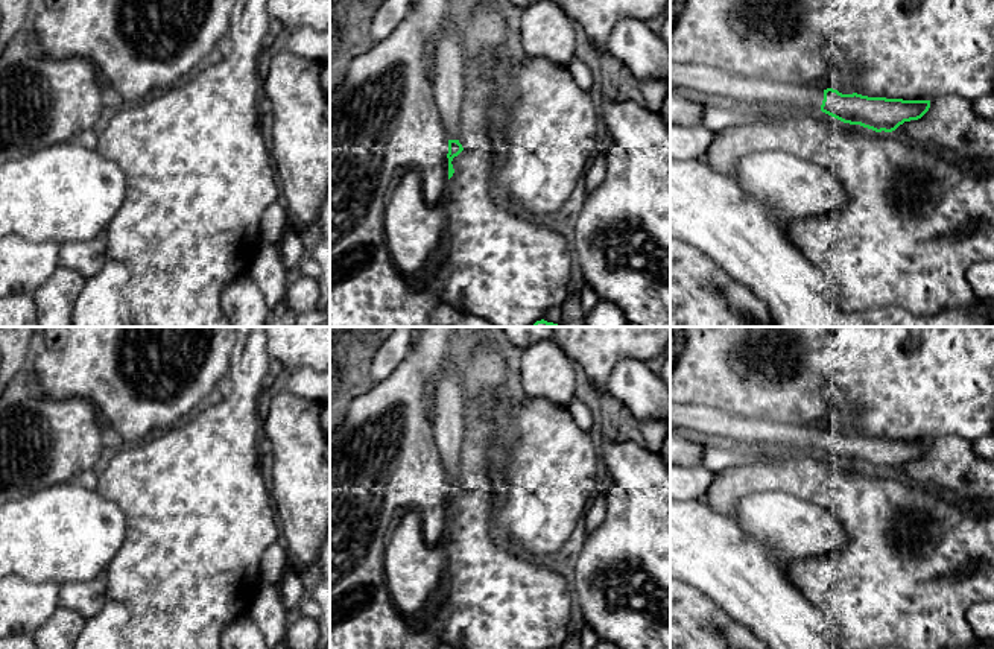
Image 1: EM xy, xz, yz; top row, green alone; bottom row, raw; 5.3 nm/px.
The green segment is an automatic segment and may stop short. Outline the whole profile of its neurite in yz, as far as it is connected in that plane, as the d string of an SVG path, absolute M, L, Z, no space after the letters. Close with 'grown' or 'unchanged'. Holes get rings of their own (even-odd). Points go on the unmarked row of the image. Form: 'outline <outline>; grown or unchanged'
outline M670 404L670 427L695 430L708 439L748 448L822 451L844 464L875 473L892 473L904 462L921 459L930 448L930 441L842 435L833 429L801 429L731 416L708 407L675 404Z; grown

